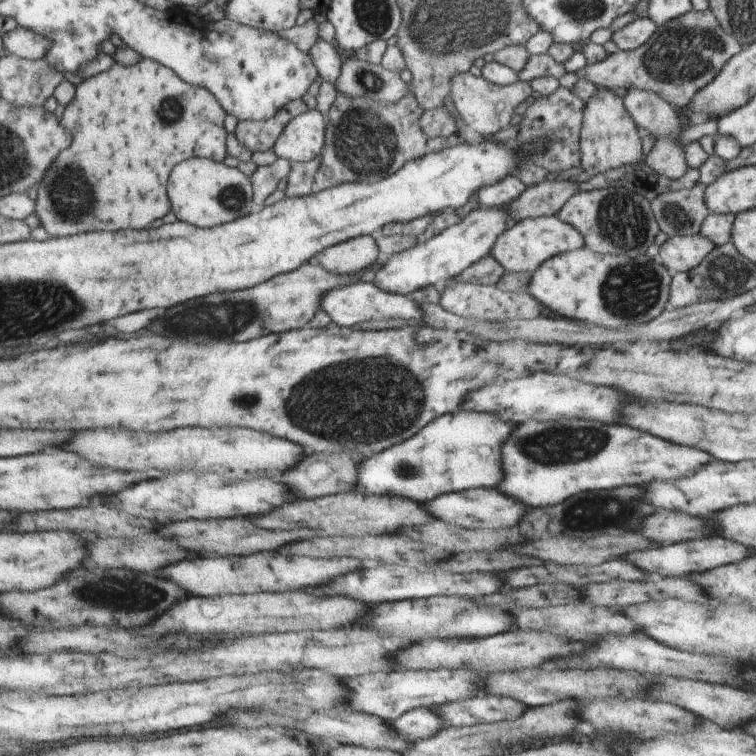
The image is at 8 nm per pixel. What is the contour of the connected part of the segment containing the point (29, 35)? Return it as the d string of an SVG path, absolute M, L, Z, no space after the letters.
M20 26L8 33L4 40L7 54L12 53L32 60L46 57L55 45L50 37Z

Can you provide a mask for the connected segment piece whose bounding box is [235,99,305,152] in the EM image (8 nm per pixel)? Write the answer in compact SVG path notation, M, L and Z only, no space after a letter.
M298 99L289 102L281 108L273 117L263 121L238 121L235 135L237 139L251 151L269 151L280 140L286 125L304 112L305 102Z

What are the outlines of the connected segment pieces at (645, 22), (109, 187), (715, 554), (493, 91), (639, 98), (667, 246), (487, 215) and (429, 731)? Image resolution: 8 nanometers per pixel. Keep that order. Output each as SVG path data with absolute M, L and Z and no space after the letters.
M645 13L625 25L621 30L614 32L611 39L620 51L631 51L646 44L650 36L656 32L656 27L657 24Z
M142 58L134 65L116 63L110 70L84 80L76 98L66 107L64 126L76 134L76 142L46 174L38 186L37 212L54 236L86 234L90 230L144 230L172 210L168 182L174 168L198 156L222 162L226 158L226 111L209 88L188 82L168 65Z
M714 535L701 539L684 541L670 545L662 545L652 550L630 553L622 559L628 559L639 566L646 574L662 577L688 577L704 570L740 562L752 556L754 550L746 548L739 542L726 540L722 535Z
M469 72L456 74L450 82L451 98L458 114L463 118L468 128L472 128L480 136L482 134L498 134L498 130L504 130L507 126L514 126L520 119L518 106L522 102L530 102L530 98L536 98L531 81L516 81L514 84L500 86L486 80L482 75L477 77Z
M628 89L628 95L623 98L625 107L632 115L634 122L640 128L645 128L650 132L650 135L655 139L652 144L651 151L644 157L645 163L669 179L679 179L686 174L689 169L686 157L685 147L678 143L678 136L680 136L680 116L673 113L673 108L670 103L667 103L660 95L652 91L645 91L642 89Z
M693 234L669 237L659 248L657 259L672 273L691 271L701 264L716 248L713 239Z
M508 205L499 207L478 208L470 212L460 224L438 233L438 236L428 241L422 240L420 244L405 250L403 253L394 254L384 260L374 276L374 283L386 292L409 295L419 288L426 286L442 286L450 280L456 279L470 265L492 253L497 238L509 229L511 214Z
M431 707L426 708L415 708L414 710L409 710L399 716L396 720L386 721L390 723L406 740L410 742L416 742L421 740L428 740L432 738L435 734L438 734L442 729L450 726L445 726L443 718Z

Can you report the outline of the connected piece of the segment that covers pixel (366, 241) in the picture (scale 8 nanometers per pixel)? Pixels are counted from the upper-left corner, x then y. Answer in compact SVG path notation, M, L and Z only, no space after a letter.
M372 236L354 238L318 254L318 260L326 270L343 275L353 275L362 269L370 268L370 264L374 264L376 258L378 244Z

